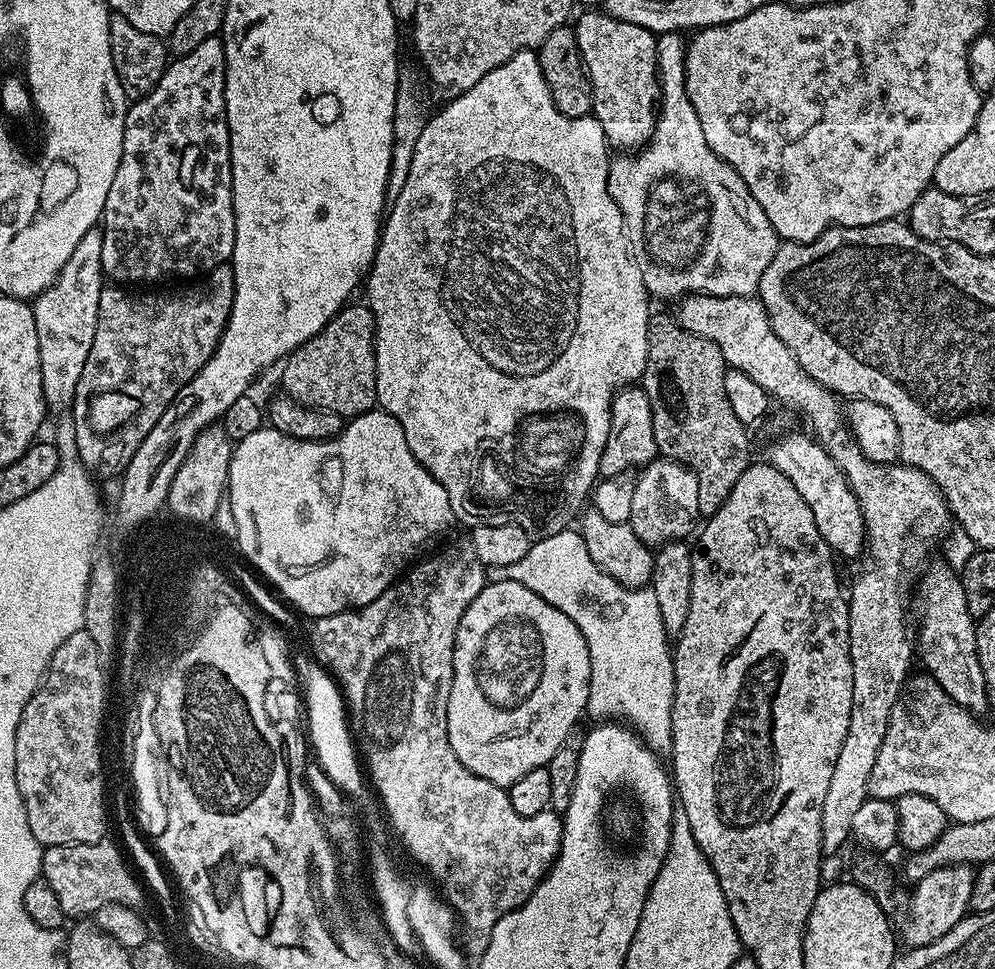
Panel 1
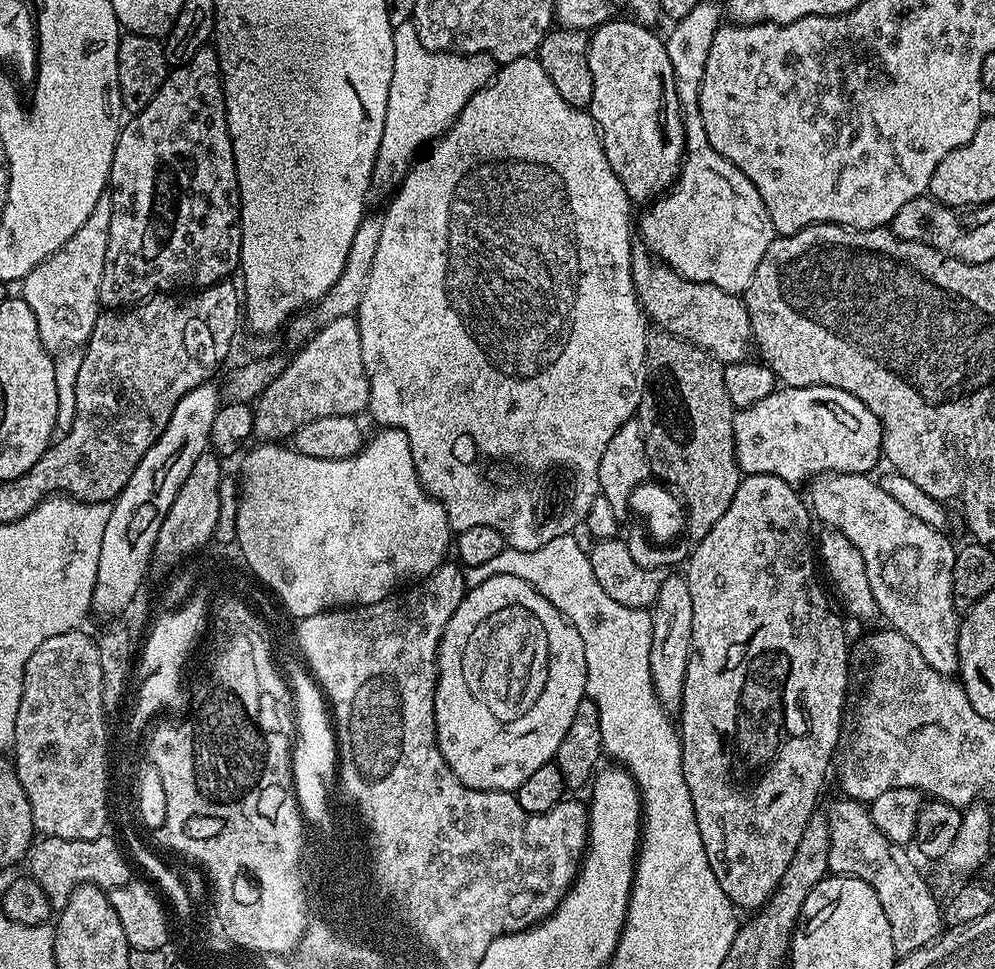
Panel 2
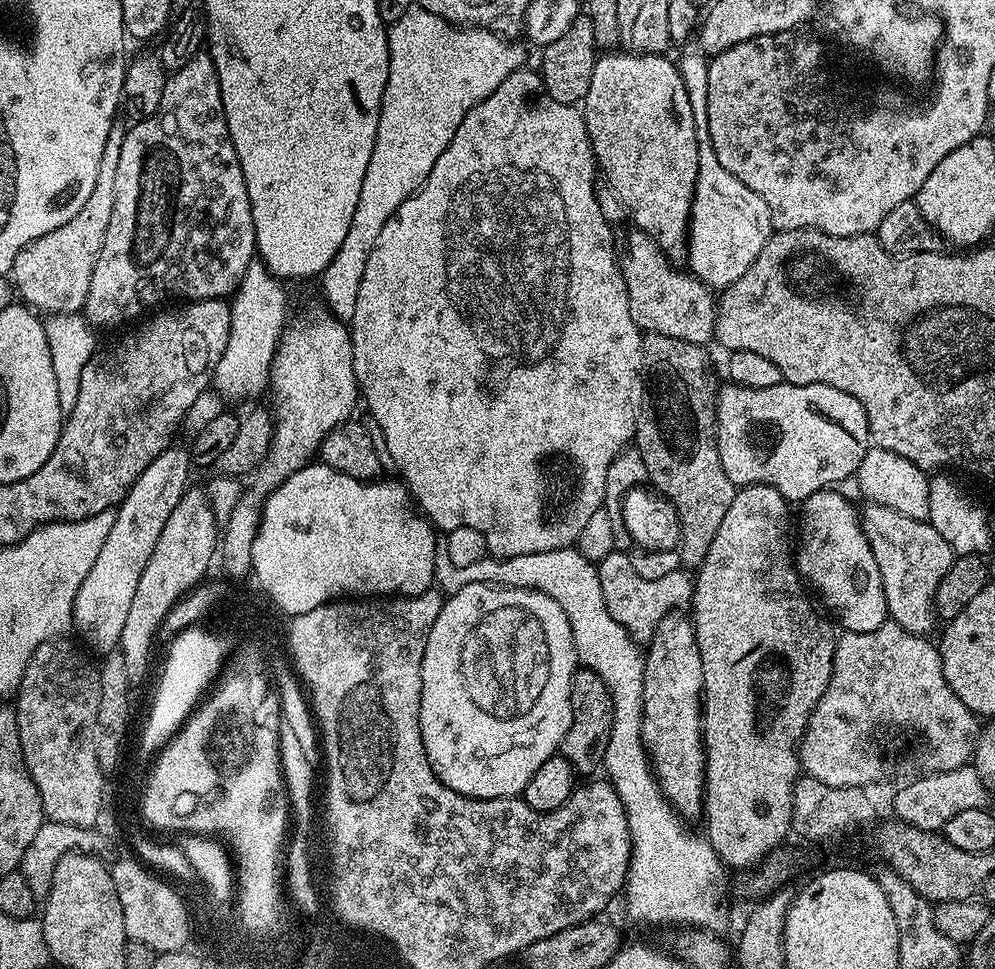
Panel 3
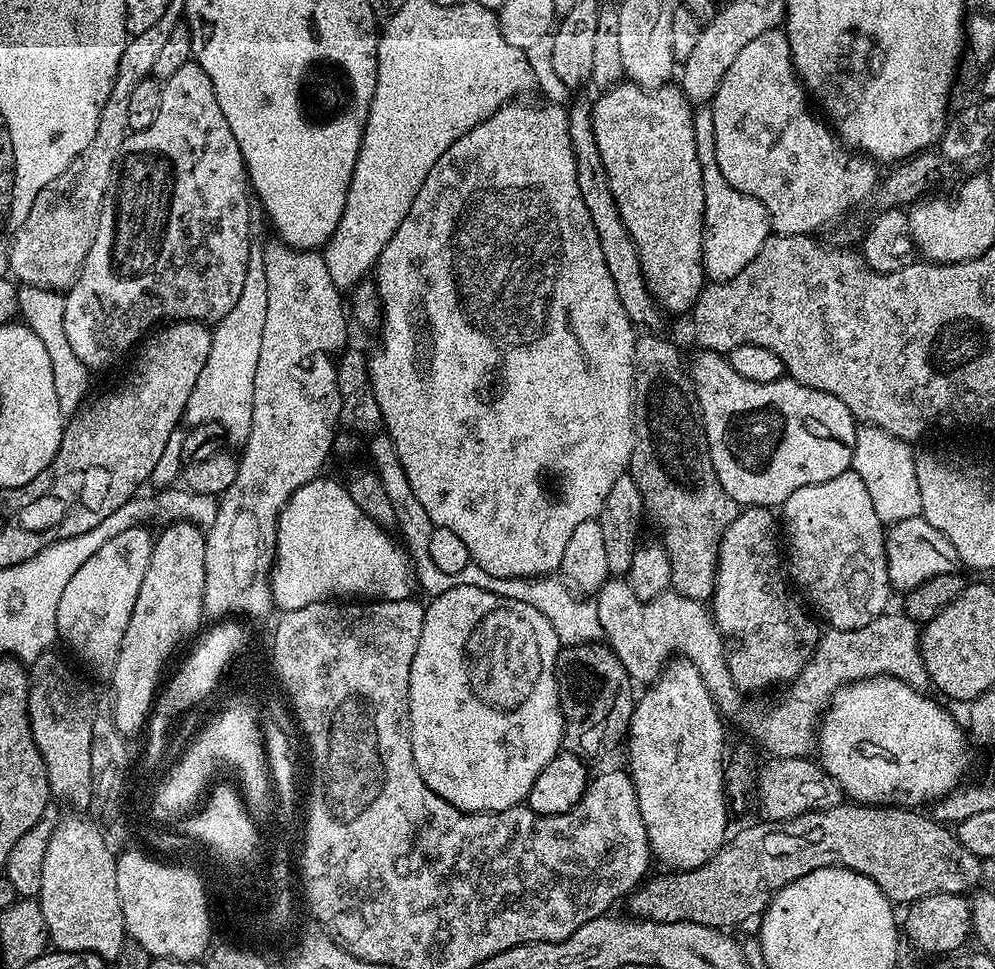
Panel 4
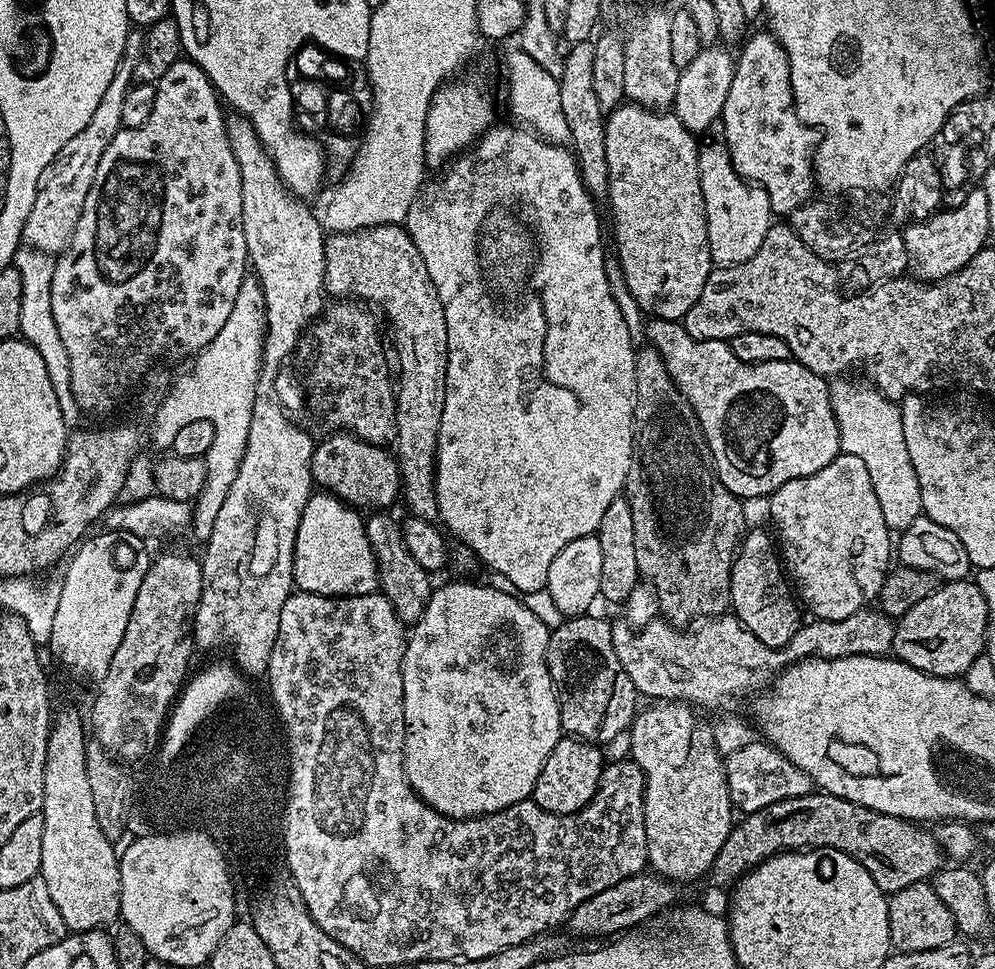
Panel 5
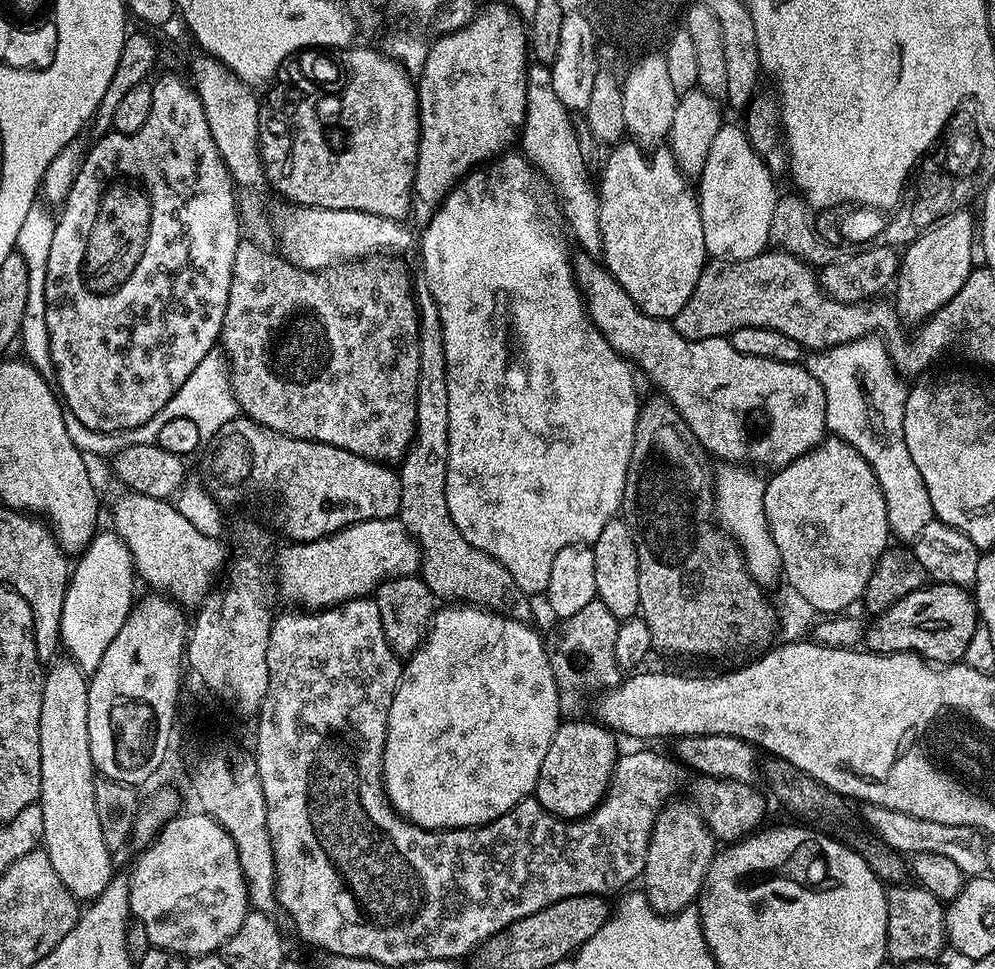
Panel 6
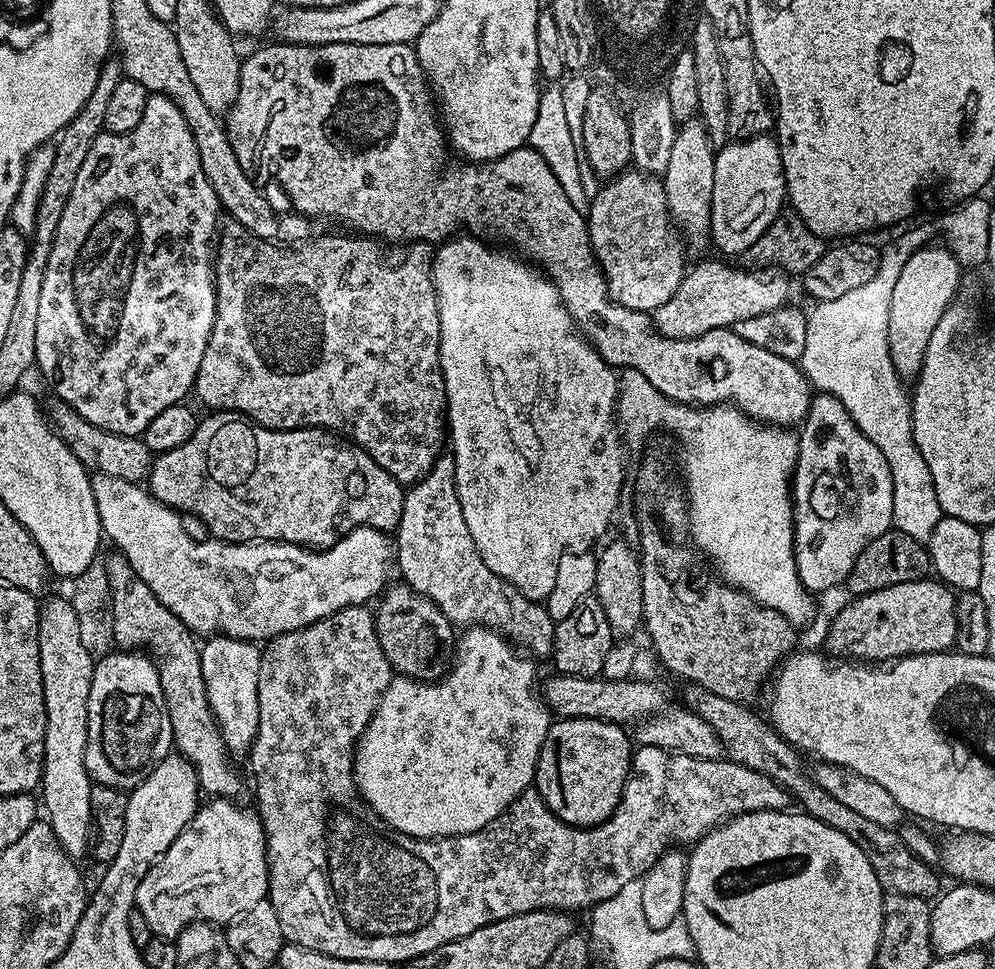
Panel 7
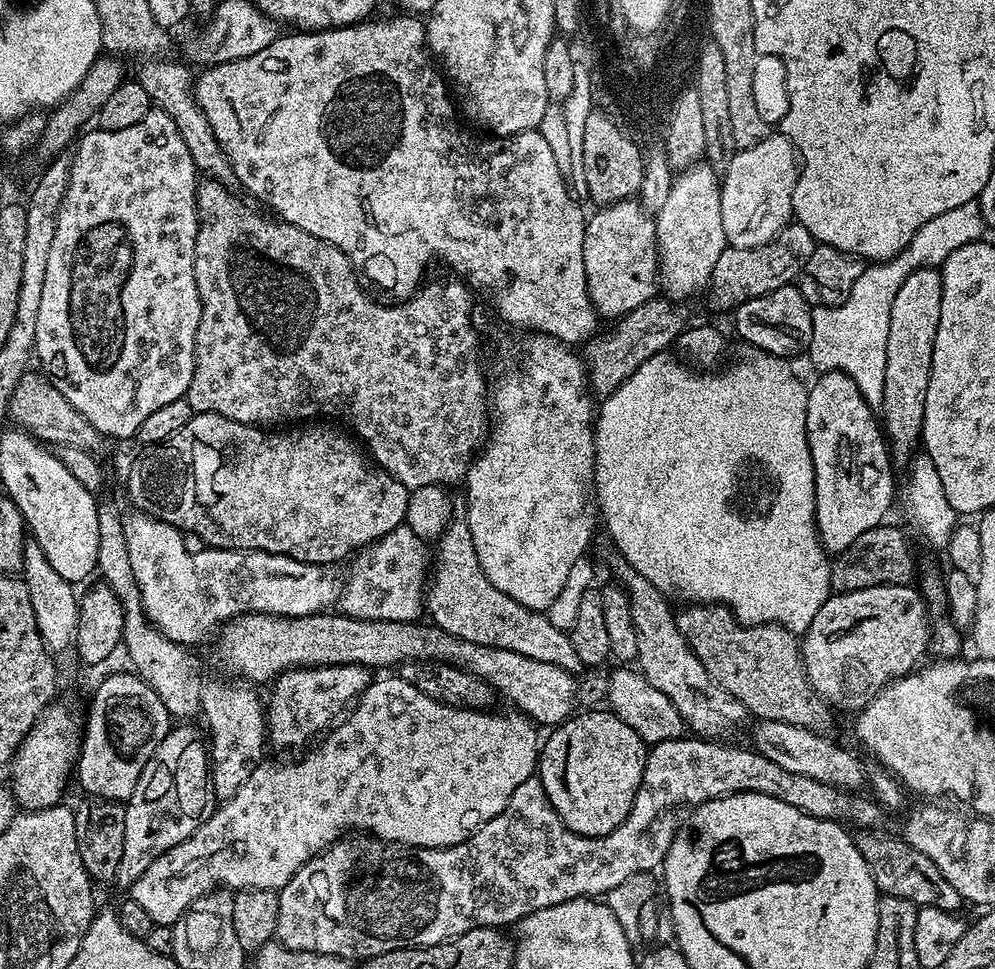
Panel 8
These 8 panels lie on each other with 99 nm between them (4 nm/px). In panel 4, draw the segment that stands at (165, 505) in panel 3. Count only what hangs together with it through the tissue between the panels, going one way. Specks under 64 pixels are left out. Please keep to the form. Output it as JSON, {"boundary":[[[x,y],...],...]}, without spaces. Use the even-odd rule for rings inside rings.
{"boundary":[[[139,526],[114,534],[110,542],[105,542],[78,566],[74,578],[70,578],[66,590],[62,590],[56,635],[96,676],[111,677],[122,646],[122,634],[126,634],[126,626],[130,626],[130,614],[142,587],[142,577],[146,566],[150,566],[154,536],[148,530]]]}

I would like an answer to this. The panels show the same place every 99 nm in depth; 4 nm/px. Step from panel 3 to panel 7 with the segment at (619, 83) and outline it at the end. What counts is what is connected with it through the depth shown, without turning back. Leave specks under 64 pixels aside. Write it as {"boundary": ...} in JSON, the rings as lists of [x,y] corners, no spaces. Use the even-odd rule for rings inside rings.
{"boundary":[[[625,170],[619,176],[609,179],[600,193],[591,197],[586,219],[588,237],[600,264],[602,274],[606,278],[606,286],[610,298],[631,312],[655,312],[658,306],[670,302],[680,288],[684,278],[686,263],[684,252],[686,244],[678,235],[672,218],[668,214],[668,199],[664,193],[663,183],[655,175],[647,175],[643,171]]]}

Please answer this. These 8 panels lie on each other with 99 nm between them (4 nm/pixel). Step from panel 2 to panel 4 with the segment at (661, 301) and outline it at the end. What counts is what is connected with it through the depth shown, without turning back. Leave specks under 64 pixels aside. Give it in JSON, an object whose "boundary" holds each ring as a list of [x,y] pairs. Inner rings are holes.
{"boundary":[[[588,102],[571,103],[567,113],[567,129],[570,133],[571,148],[575,154],[578,190],[582,194],[582,202],[586,202],[586,210],[590,210],[594,230],[598,230],[598,238],[602,242],[602,254],[606,258],[610,278],[614,278],[618,298],[622,298],[622,306],[629,318],[632,319],[633,325],[652,324],[656,320],[658,305],[655,298],[648,292],[644,275],[640,269],[640,260],[636,257],[636,247],[632,244],[630,234],[618,214],[618,206],[614,202],[614,194],[610,190],[606,168],[602,163],[598,144],[594,139],[592,104]]]}

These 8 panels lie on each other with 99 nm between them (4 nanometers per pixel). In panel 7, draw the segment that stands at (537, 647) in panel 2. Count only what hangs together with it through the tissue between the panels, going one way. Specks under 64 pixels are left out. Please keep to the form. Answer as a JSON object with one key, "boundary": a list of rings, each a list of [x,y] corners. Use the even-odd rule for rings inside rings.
{"boundary":[[[469,627],[459,634],[460,641],[456,644],[456,656],[451,661],[450,667],[444,675],[435,682],[417,680],[415,678],[394,678],[390,686],[384,691],[380,705],[368,729],[360,736],[360,743],[356,746],[356,787],[360,790],[360,797],[365,800],[384,819],[391,828],[415,840],[439,840],[441,836],[461,836],[471,832],[481,832],[487,824],[494,822],[501,814],[508,811],[508,807],[518,797],[533,787],[536,778],[536,763],[540,757],[542,746],[546,742],[548,727],[553,724],[550,709],[544,703],[543,695],[536,696],[532,691],[537,691],[536,668],[527,655],[521,654],[507,637],[493,632],[488,628]]]}

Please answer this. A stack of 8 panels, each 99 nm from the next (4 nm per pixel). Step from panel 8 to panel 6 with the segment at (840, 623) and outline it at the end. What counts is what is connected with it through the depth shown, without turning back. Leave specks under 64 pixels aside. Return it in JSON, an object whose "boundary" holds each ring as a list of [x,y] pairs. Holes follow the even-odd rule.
{"boundary":[[[929,583],[927,586],[906,594],[894,606],[879,613],[866,632],[866,644],[871,651],[915,652],[917,656],[937,665],[963,661],[966,646],[970,644],[978,625],[978,613],[973,593],[956,584]]]}

